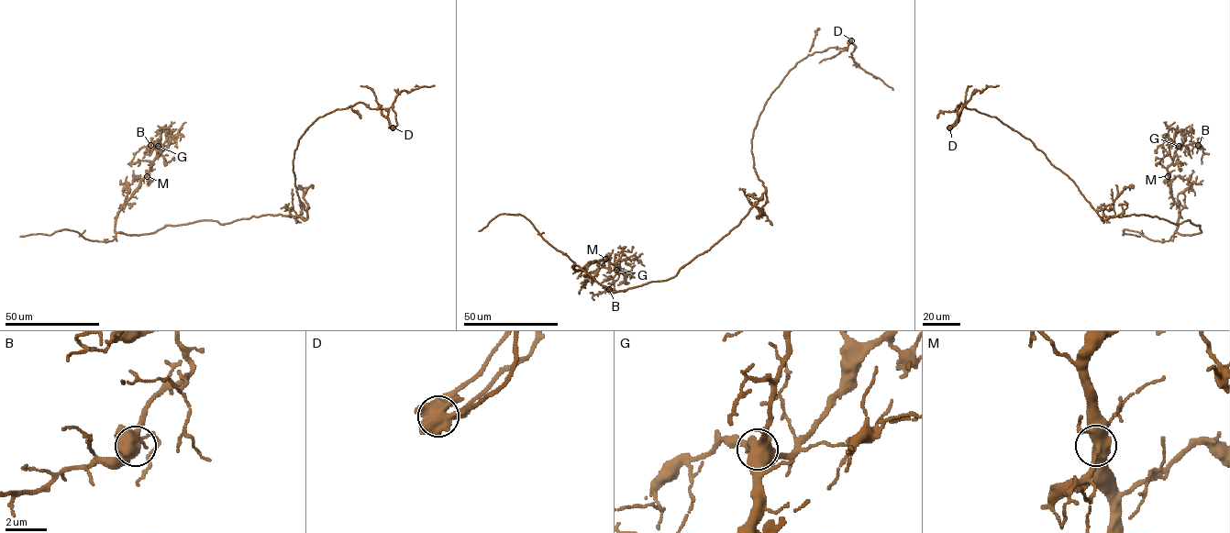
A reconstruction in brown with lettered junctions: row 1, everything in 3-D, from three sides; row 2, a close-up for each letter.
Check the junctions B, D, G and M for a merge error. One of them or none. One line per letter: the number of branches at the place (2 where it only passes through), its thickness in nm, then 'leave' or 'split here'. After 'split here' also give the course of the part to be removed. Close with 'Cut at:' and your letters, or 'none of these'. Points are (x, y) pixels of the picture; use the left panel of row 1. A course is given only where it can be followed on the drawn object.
B: 4 branches meet; 550 nm thick; leave
D: 4 branches meet; 700 nm thick; split here; foreign part runs (393, 127), (397, 124), (393, 104), (398, 94), (434, 85)
G: 4 branches meet; 600 nm thick; leave
M: 4 branches meet; 480 nm thick; leave
Cut at: D

